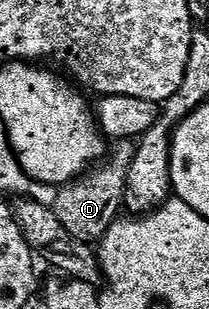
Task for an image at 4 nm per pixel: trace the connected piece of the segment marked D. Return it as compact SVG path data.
M116 142L105 161L100 162L87 174L80 175L78 179L65 183L59 188L53 208L55 216L57 221L61 221L61 225L65 225L65 229L69 229L72 237L77 237L77 241L85 241L92 245L98 244L103 234L120 218L125 207L127 174L135 157L135 151L134 142Z

